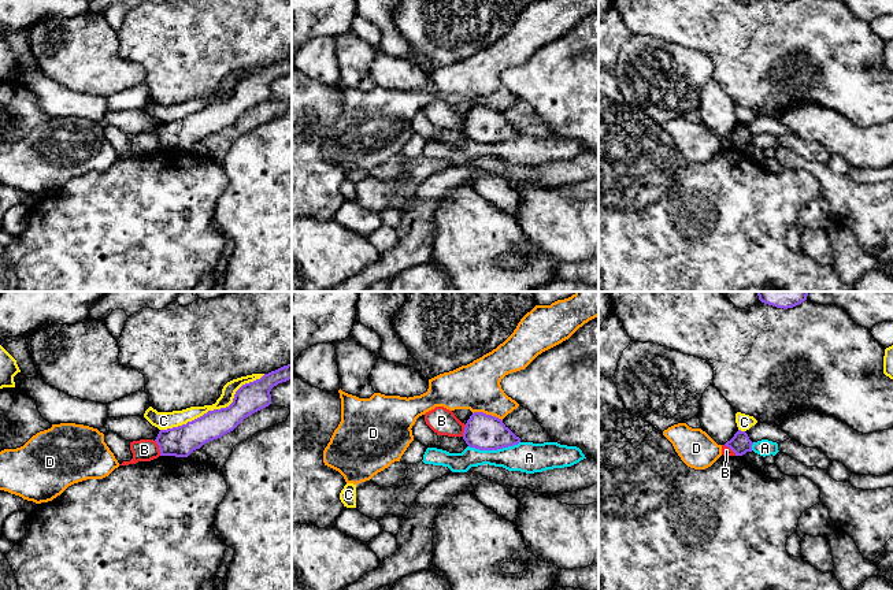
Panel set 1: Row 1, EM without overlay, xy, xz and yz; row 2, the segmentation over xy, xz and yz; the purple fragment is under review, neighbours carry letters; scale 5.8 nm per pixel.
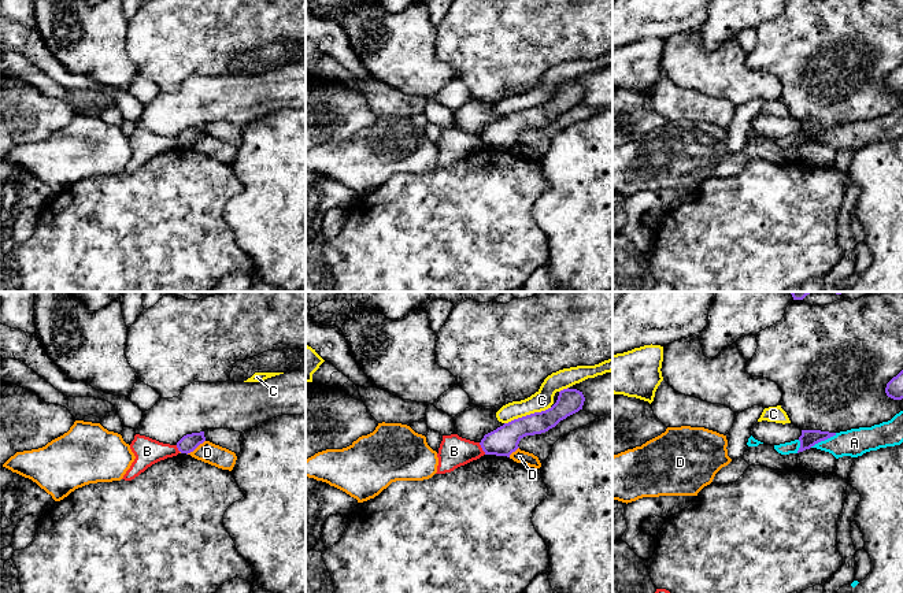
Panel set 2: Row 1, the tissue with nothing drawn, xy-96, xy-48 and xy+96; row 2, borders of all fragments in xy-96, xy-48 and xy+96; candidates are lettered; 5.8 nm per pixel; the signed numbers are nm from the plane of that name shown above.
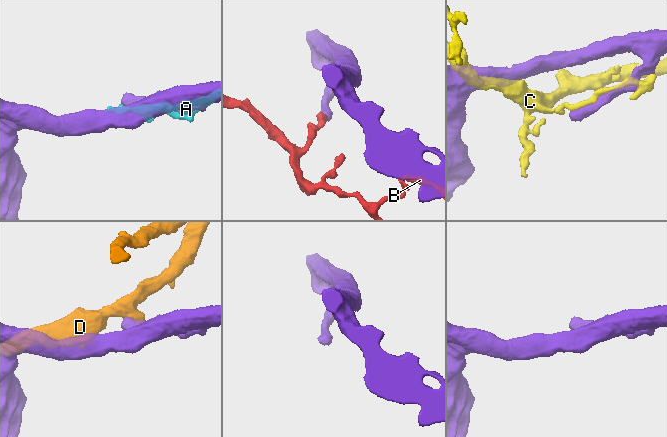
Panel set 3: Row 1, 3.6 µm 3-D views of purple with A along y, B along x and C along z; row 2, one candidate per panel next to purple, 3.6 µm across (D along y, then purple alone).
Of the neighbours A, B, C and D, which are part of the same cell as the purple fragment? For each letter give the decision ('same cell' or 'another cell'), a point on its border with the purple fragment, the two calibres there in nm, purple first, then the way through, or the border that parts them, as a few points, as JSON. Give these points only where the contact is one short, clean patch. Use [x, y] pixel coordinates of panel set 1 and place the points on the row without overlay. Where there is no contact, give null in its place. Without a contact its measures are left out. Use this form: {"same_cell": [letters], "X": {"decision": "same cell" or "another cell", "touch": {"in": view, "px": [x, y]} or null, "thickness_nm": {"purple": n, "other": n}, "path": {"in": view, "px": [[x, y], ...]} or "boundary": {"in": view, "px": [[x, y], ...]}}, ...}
{"same_cell": [], "A": {"decision": "another cell", "touch": {"in": "xz", "px": [493, 143]}, "thickness_nm": {"purple": 220, "other": 180}}, "B": {"decision": "another cell", "touch": {"in": "xy", "px": [159, 141]}, "thickness_nm": {"purple": 180, "other": 130}, "boundary": {"in": "xy", "px": [[155, 133], [160, 148]]}}, "C": {"decision": "another cell", "touch": {"in": "xy", "px": [215, 103]}, "thickness_nm": {"purple": 180, "other": 100}}, "D": {"decision": "another cell", "touch": {"in": "xz", "px": [488, 108]}, "thickness_nm": {"purple": 220, "other": 280}}}

